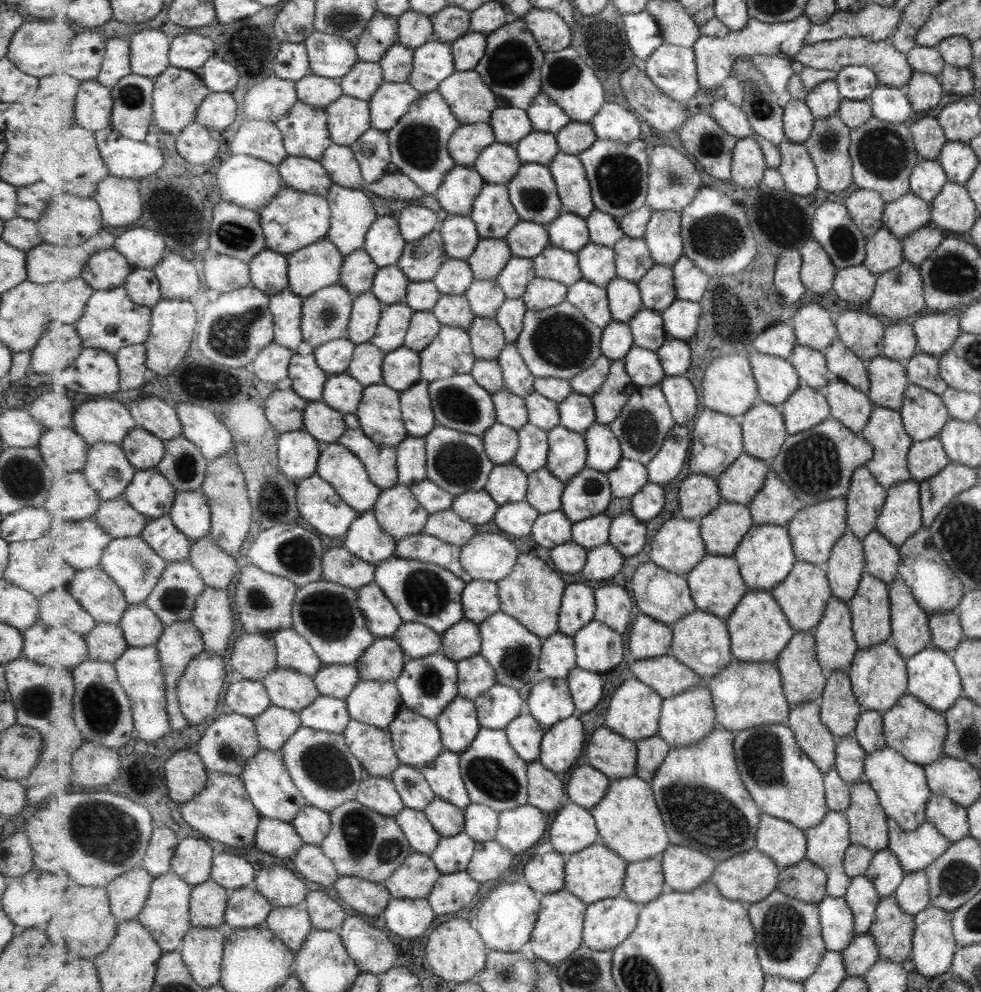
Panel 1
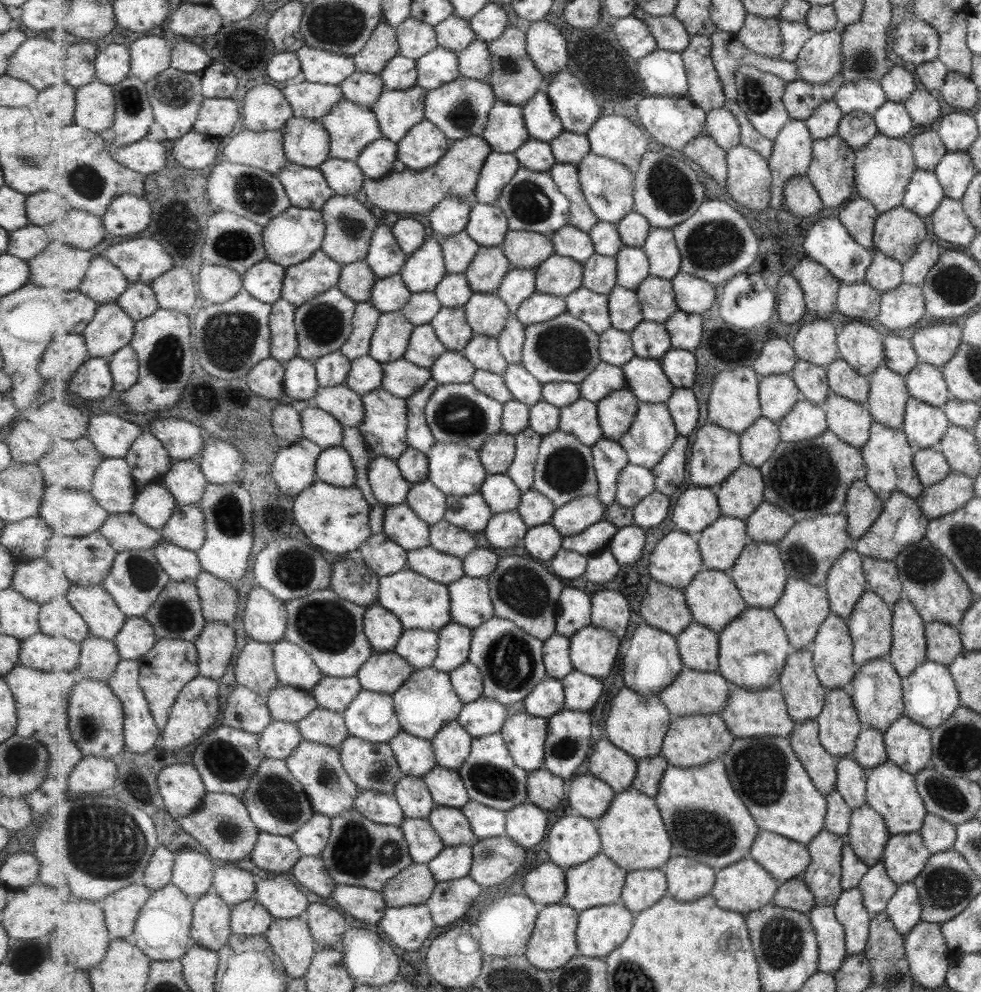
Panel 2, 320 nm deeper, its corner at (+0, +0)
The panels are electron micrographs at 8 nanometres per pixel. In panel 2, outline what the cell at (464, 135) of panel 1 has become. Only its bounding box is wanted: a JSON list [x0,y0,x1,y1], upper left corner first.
[362,135,493,214]

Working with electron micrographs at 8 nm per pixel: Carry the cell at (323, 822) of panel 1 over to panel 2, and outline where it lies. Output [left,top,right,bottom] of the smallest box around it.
[291,812,332,856]

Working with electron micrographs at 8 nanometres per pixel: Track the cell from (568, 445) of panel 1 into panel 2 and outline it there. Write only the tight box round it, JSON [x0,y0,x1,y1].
[533,430,600,509]

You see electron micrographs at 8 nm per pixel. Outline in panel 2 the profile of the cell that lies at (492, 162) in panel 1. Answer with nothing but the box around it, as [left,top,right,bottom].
[476,151,521,204]

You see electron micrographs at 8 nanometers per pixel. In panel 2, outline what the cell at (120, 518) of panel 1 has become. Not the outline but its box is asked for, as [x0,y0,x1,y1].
[100,512,163,553]

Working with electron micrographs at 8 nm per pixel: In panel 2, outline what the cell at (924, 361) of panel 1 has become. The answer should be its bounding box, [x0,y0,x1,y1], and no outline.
[907,362,951,408]

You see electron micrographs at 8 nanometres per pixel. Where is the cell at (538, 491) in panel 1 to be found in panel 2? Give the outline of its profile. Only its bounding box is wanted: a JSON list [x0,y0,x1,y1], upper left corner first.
[518,489,556,529]

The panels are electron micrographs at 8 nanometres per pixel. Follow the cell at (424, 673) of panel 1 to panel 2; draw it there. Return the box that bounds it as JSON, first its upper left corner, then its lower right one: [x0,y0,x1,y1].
[392,669,466,740]

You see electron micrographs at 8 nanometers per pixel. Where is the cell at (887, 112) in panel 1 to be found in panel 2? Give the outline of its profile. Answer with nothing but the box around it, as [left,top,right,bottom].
[872,100,913,139]

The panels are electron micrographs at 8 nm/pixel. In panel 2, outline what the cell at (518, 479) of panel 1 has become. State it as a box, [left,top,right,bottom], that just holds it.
[479,474,523,514]

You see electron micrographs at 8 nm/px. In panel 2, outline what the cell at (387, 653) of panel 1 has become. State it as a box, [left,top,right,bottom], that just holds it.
[357,651,415,694]

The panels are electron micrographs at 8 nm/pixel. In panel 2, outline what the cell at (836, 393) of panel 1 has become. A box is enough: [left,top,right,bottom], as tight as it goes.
[824,391,873,448]

